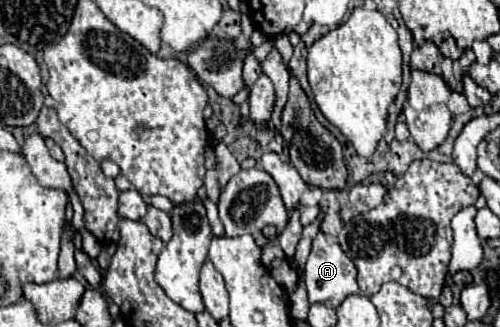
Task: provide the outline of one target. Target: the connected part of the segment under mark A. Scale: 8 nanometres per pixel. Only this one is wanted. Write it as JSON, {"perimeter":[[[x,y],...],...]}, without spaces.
{"perimeter":[[[319,231],[313,239],[313,247],[311,247],[311,255],[305,263],[305,285],[307,285],[307,295],[309,295],[309,303],[321,303],[325,307],[333,307],[337,309],[345,297],[359,293],[357,287],[357,267],[353,265],[353,261],[343,253],[339,243],[329,243],[327,235],[323,231]]]}

